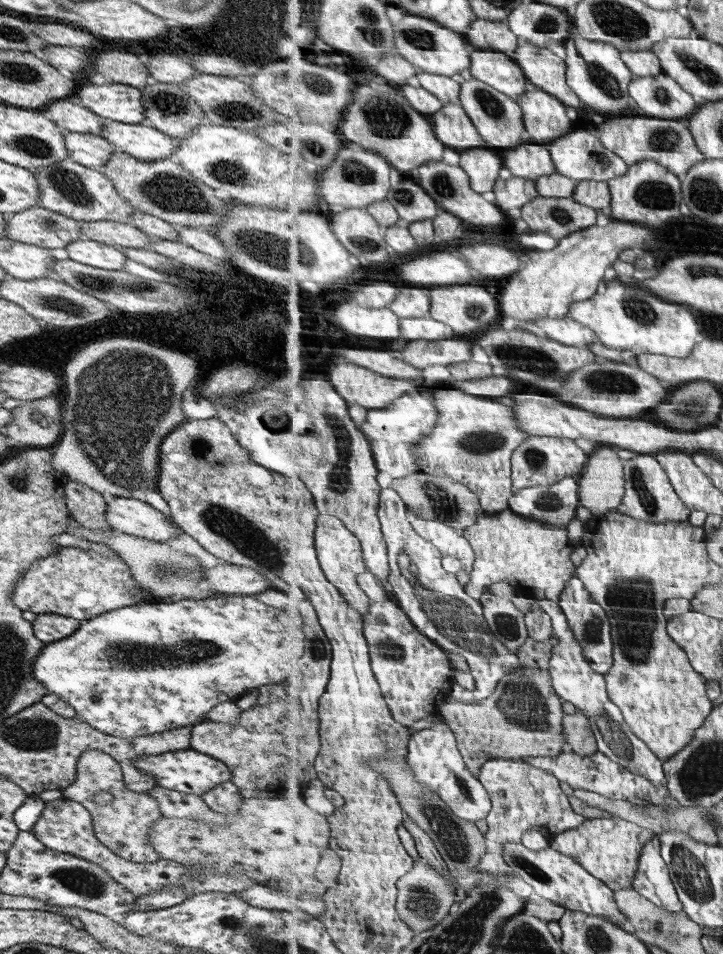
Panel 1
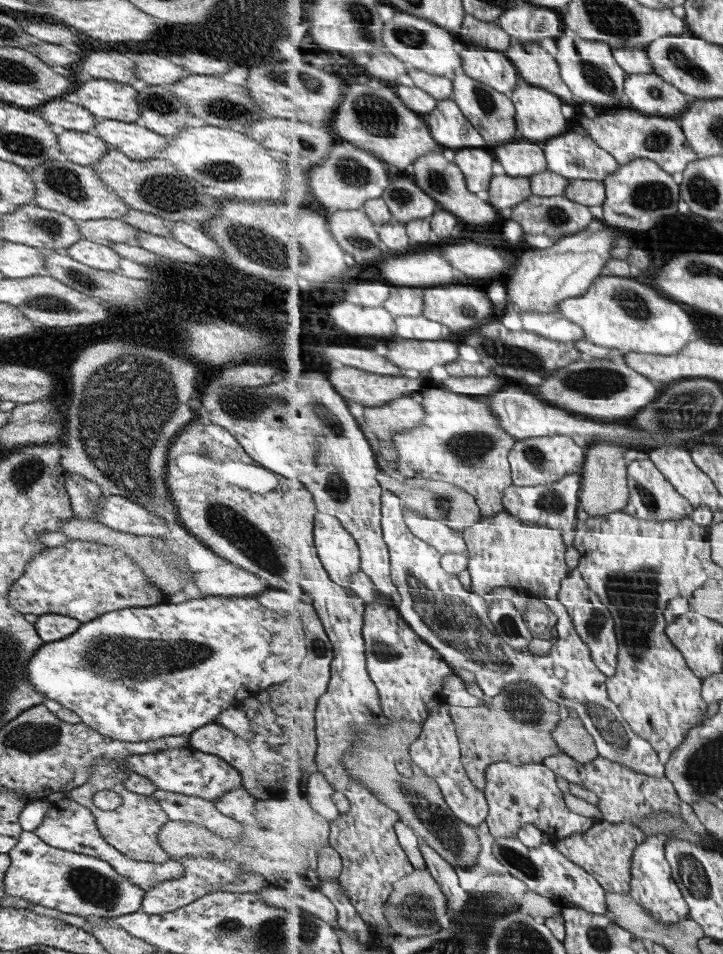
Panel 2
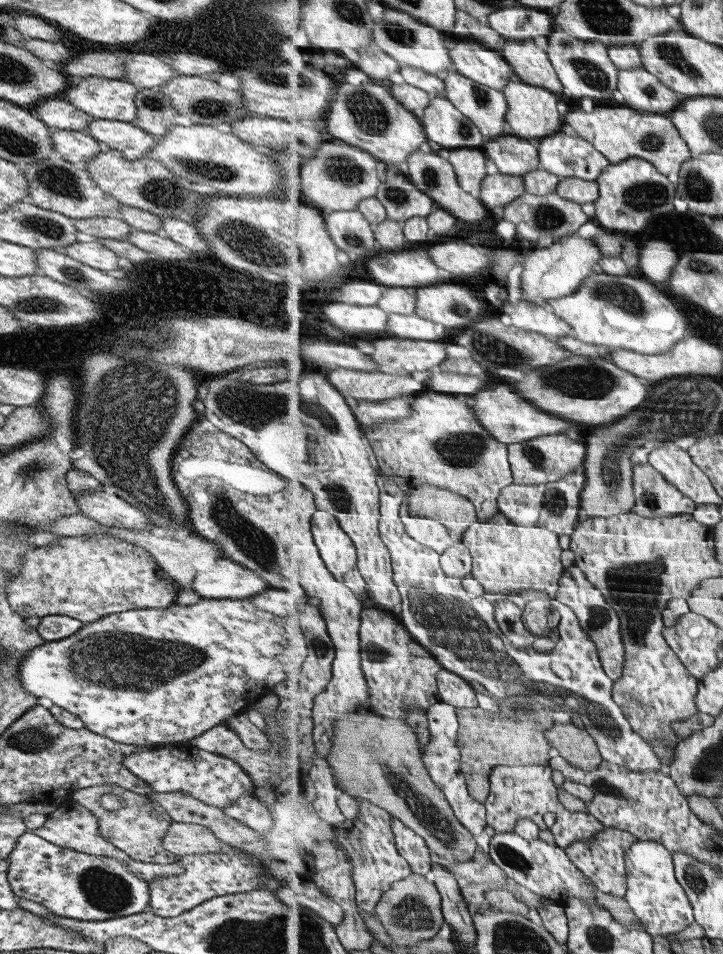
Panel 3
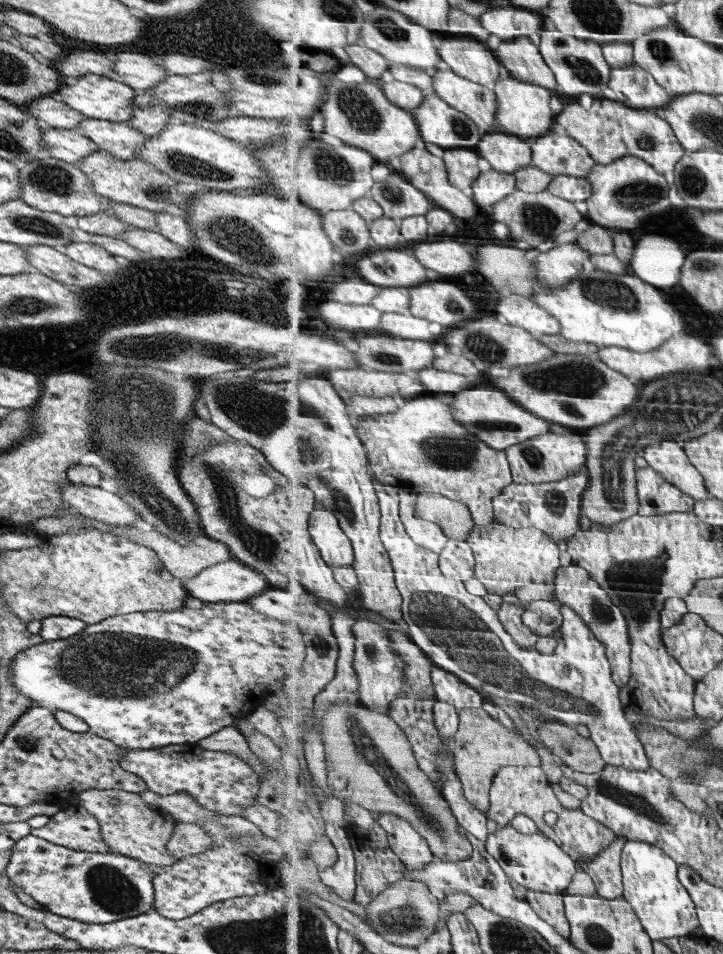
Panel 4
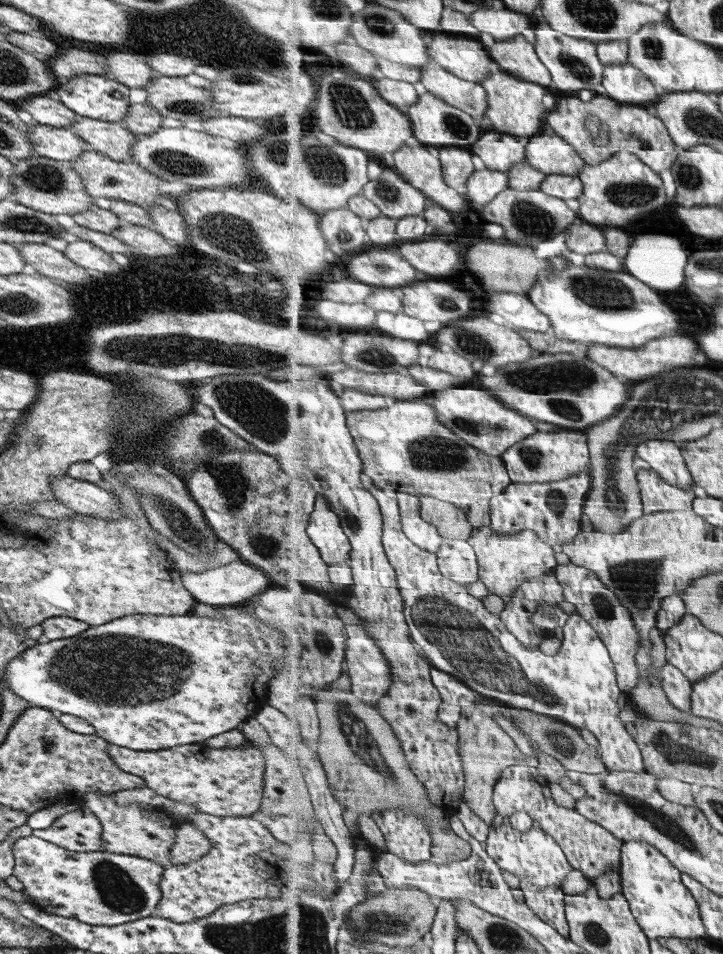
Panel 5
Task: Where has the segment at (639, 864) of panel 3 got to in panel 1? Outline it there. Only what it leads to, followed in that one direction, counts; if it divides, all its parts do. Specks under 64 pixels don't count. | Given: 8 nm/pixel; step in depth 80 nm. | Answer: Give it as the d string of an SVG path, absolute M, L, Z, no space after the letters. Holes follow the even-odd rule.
M658 835L653 841L649 841L640 856L640 870L637 871L633 888L659 908L671 912L684 910L677 885L673 884L669 865L662 856Z

